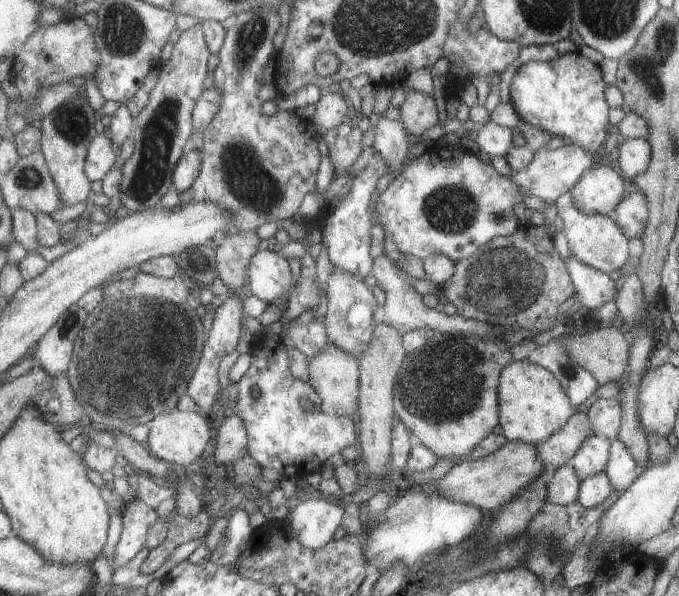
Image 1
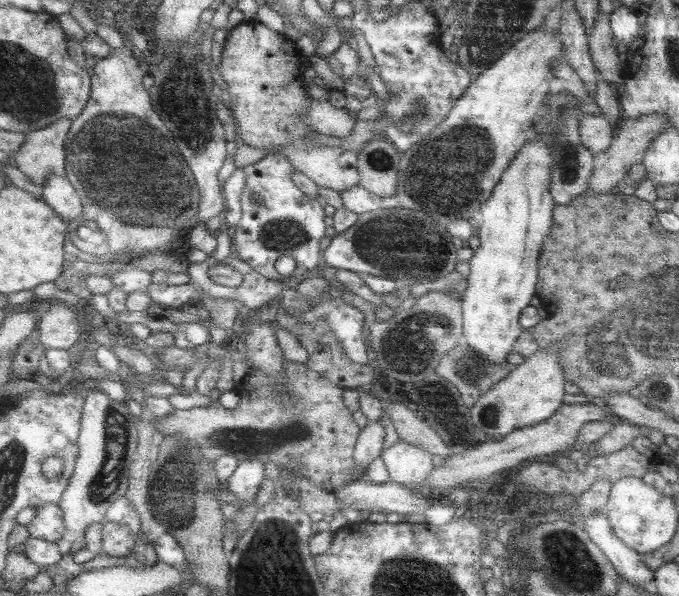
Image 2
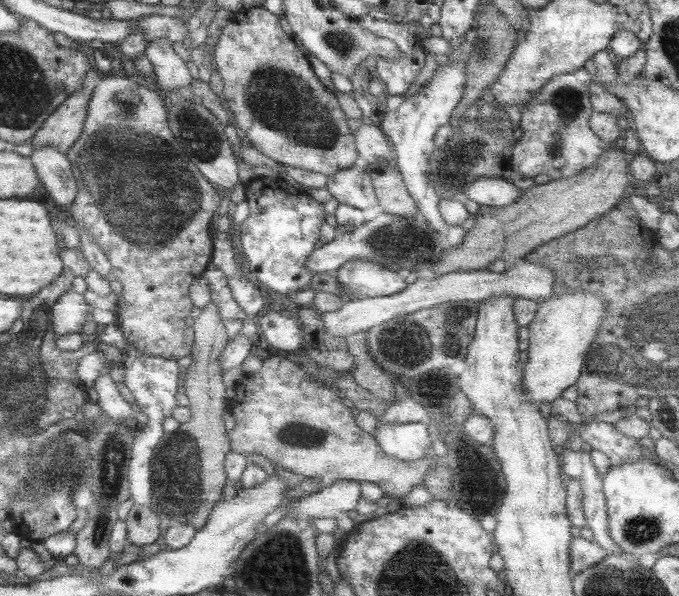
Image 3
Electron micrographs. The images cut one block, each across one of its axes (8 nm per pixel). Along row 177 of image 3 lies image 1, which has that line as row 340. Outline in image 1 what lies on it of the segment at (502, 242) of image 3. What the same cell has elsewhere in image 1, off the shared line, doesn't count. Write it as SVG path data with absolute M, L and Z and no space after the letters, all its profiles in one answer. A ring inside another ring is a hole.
M593 326L587 334L575 336L567 344L567 352L569 352L571 360L575 360L575 364L583 366L585 370L589 370L599 386L615 382L615 380L623 380L623 376L627 372L629 348L631 348L629 336L625 332L625 328L621 328L621 326L601 326L601 328Z

